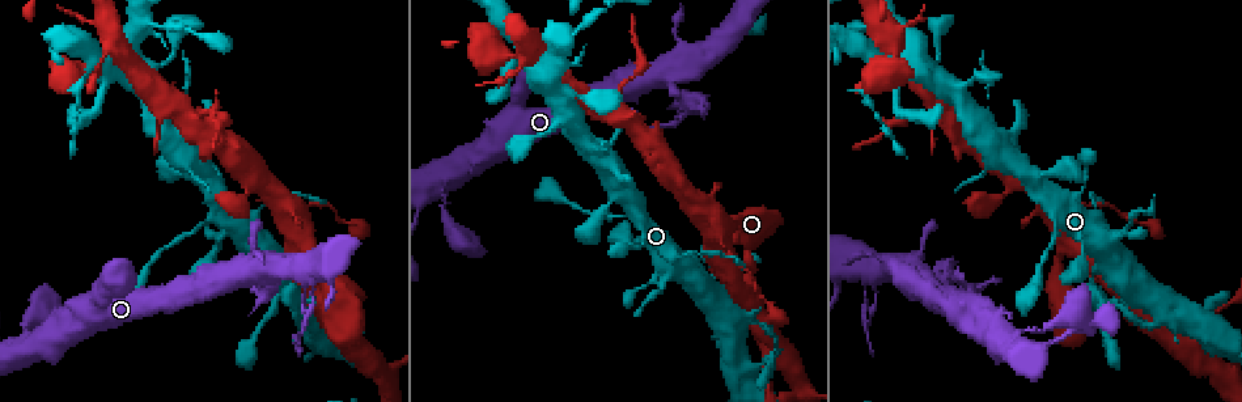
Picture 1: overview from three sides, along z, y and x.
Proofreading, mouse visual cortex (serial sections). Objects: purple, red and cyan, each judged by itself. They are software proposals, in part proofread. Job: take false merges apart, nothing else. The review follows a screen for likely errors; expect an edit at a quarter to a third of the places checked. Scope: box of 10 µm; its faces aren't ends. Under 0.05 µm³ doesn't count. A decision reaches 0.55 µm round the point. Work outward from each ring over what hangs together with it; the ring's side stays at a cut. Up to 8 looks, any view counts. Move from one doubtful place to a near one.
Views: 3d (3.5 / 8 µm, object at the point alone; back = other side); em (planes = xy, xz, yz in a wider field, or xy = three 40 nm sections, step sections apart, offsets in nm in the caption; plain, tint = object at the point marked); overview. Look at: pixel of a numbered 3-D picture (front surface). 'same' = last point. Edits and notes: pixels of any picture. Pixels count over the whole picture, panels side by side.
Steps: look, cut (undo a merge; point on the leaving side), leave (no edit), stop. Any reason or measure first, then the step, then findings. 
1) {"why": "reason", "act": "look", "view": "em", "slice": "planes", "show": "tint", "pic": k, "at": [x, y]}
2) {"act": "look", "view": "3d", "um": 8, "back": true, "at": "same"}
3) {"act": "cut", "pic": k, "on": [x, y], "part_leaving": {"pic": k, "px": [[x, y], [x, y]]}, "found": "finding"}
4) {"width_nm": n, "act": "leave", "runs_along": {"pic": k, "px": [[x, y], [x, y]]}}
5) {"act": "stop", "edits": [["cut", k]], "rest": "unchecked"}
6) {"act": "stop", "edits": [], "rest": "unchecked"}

{"why": "four or more arms meet", "act": "look", "view": "em", "slice": "planes", "show": "tint", "pic": 1, "at": [1133, 301]}

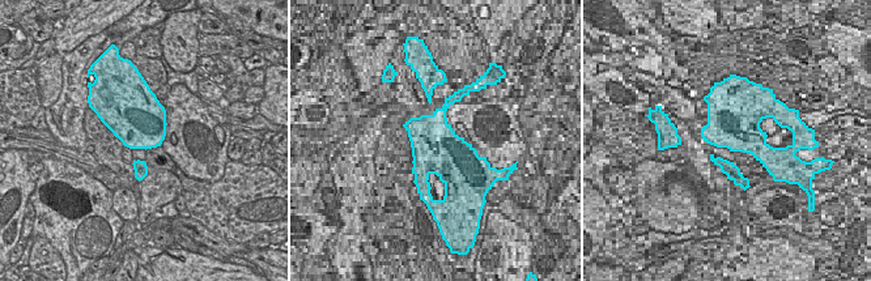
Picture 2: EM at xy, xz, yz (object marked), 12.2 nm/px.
{"why": "see where the arms go", "act": "look", "view": "3d", "um": 3.5, "at": "same"}

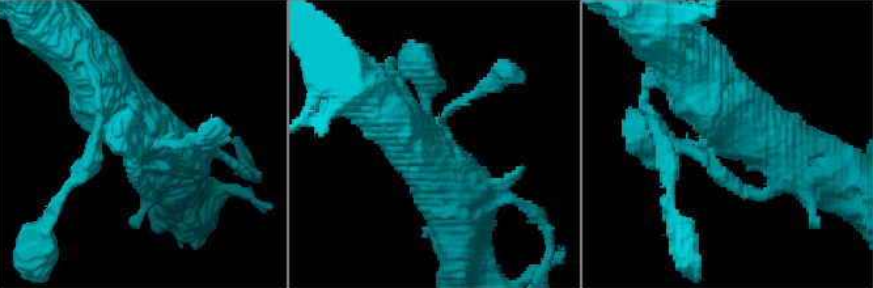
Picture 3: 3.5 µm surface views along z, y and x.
{"act": "leave", "runs_along": {"pic": 3, "px": [[694, 70], [745, 138], [805, 161]]}, "found": "continuous, no second cell"}

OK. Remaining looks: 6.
{"act": "look", "view": "3d", "um": 3.5, "pic": 1, "at": [716, 230]}

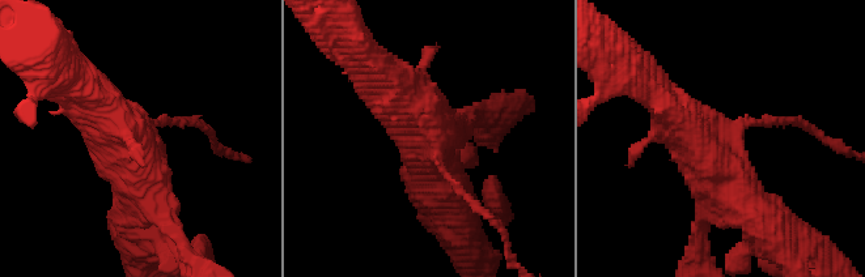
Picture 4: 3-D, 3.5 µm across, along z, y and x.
{"act": "look", "view": "em", "slice": "xy", "step": 5, "show": "tint", "pic": 4, "at": [435, 133]}

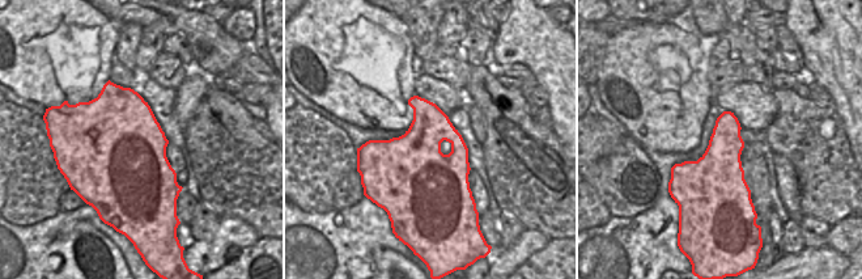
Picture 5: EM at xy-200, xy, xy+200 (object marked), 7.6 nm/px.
{"why": "another direction", "act": "look", "view": "em", "slice": "xy", "step": 1, "show": "tint", "at": "same"}

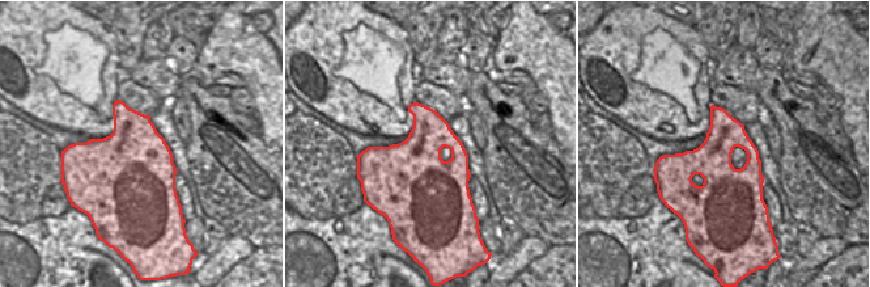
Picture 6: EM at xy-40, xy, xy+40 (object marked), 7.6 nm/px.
{"act": "leave", "runs_along": {"pic": 4, "px": [[155, 211], [139, 135], [183, 122]]}, "found": "continuous, no second cell"}

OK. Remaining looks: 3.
{"why": "abrupt turn", "act": "look", "view": "3d", "um": 8, "back": true, "pic": 1, "at": [262, 296]}

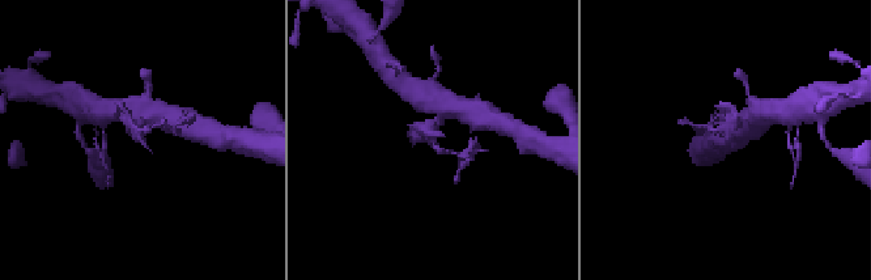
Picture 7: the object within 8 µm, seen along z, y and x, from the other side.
{"act": "look", "view": "em", "slice": "planes", "show": "tint", "at": "same"}

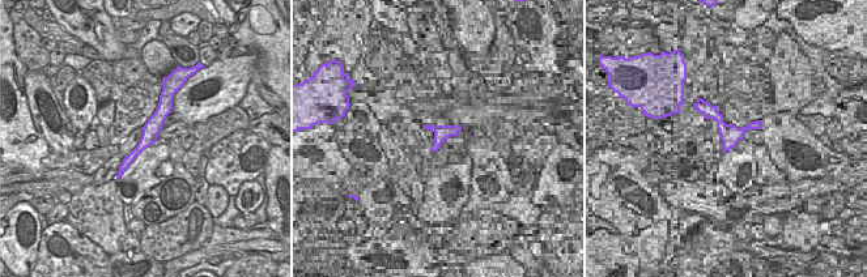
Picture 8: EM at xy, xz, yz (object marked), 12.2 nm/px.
{"act": "leave", "runs_along": {"pic": 8, "px": [[166, 102], [148, 139], [124, 165]]}, "found": "continuous, no second cell"}

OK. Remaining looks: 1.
{"act": "stop", "edits": [], "rest": "unchecked"}

